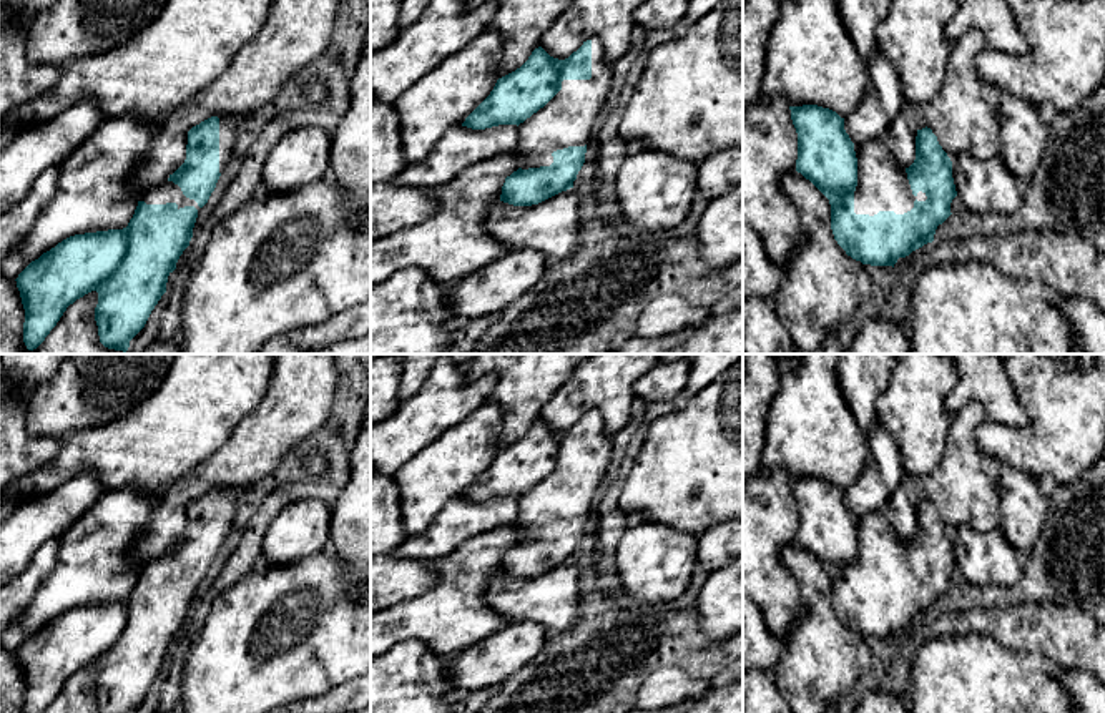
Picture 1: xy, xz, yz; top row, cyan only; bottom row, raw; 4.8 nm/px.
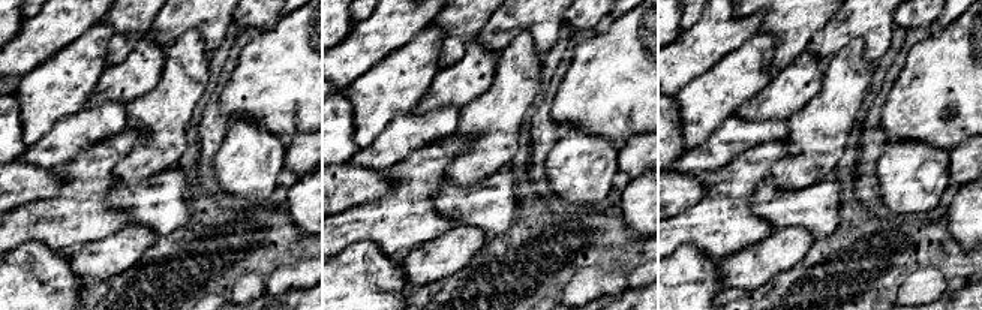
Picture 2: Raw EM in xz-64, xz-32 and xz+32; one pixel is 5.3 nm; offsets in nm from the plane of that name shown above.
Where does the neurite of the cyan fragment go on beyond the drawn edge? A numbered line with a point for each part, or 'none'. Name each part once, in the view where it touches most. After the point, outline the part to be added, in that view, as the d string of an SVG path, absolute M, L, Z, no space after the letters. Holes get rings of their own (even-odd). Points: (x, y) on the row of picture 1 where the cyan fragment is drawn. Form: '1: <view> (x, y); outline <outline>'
1: yz (883, 185); outline M867 140L854 145L857 158L857 186L854 213L874 216L879 211L904 214L914 201L926 201L926 193L912 194L906 168L884 140Z

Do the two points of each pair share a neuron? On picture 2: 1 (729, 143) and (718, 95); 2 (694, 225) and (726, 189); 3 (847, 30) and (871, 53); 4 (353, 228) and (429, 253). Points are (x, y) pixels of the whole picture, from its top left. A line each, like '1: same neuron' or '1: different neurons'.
1: different neurons
2: same neuron
3: same neuron
4: different neurons

